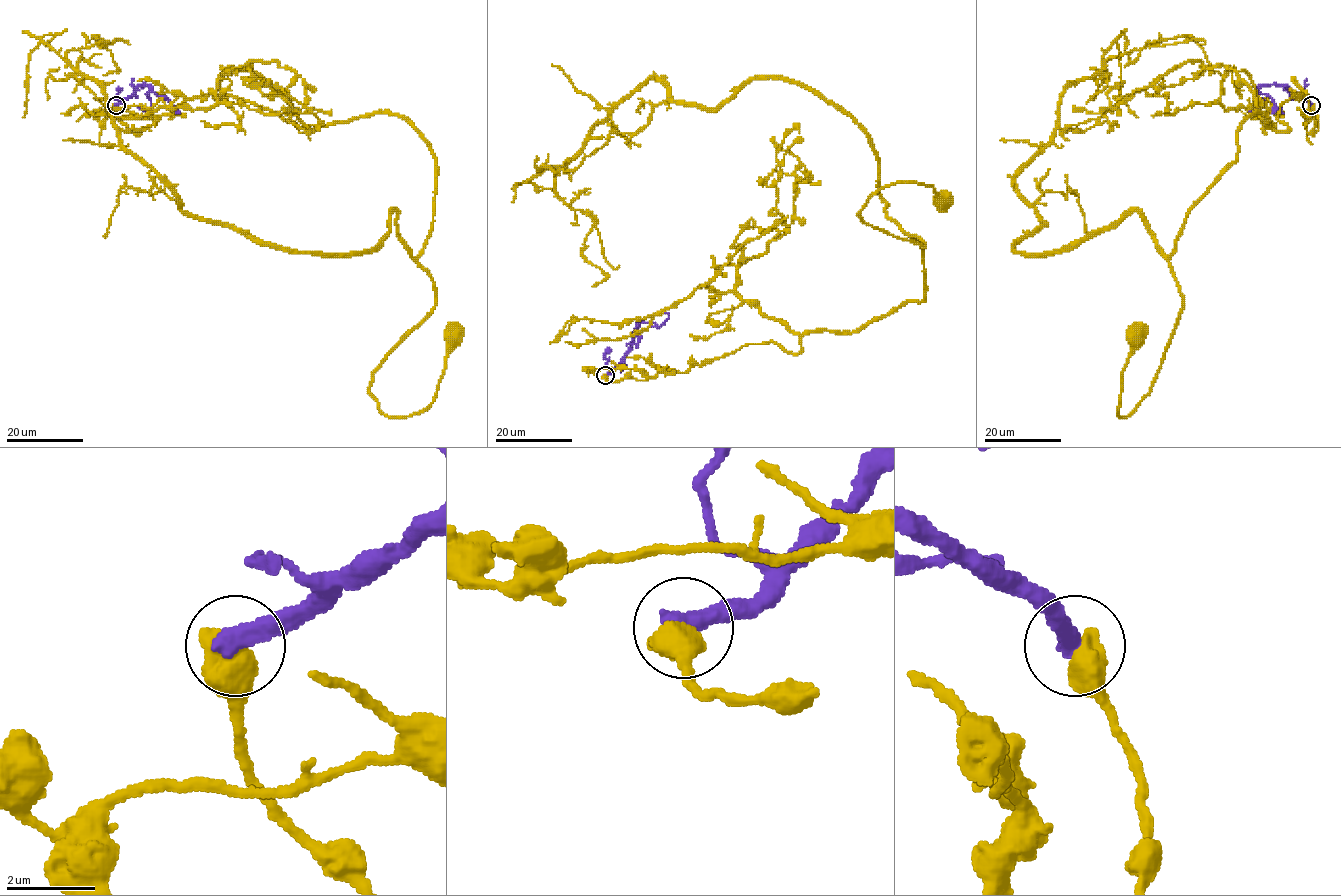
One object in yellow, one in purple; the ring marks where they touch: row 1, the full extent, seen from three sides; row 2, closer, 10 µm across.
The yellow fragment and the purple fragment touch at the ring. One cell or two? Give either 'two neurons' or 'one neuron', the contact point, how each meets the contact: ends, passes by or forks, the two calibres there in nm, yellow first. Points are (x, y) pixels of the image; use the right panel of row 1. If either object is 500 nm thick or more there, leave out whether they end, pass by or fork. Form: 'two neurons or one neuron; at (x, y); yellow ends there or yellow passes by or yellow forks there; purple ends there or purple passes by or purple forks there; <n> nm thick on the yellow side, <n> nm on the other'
two neurons; at (1311, 105); 800 nm thick on the yellow side, 480 nm on the other

